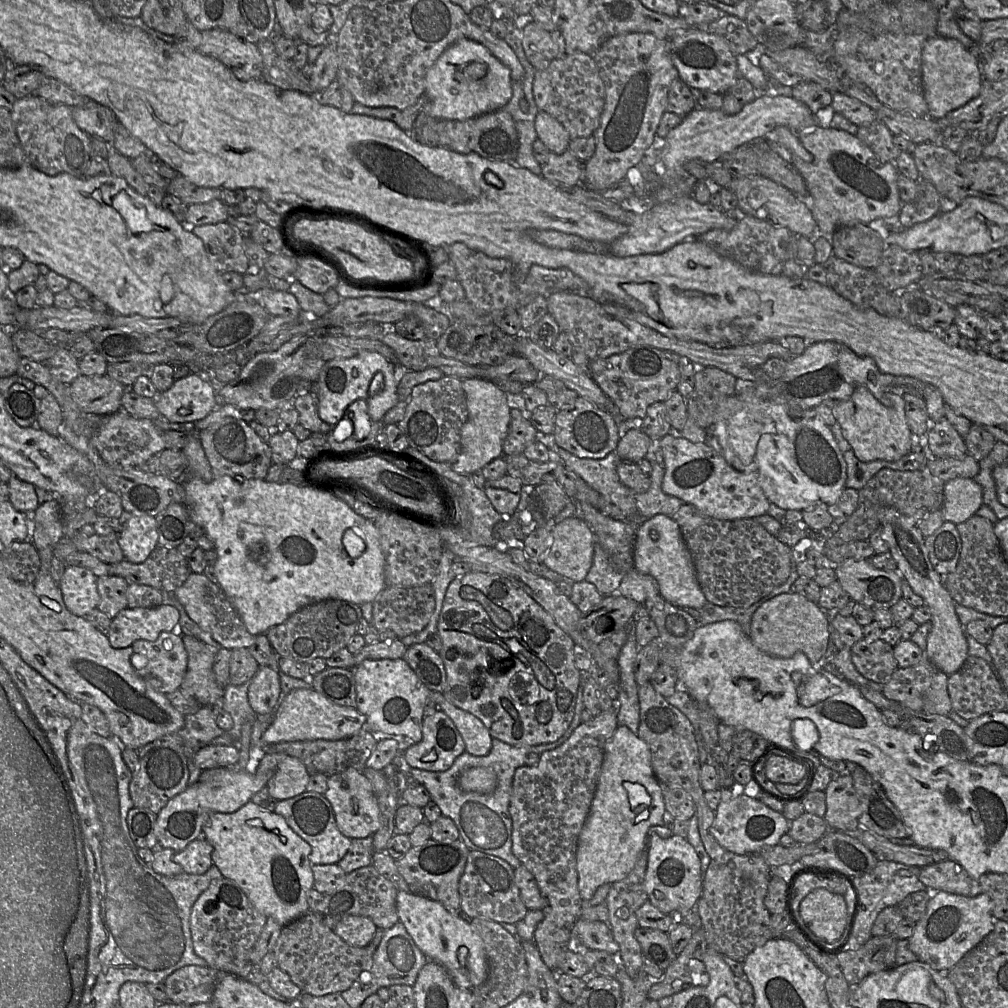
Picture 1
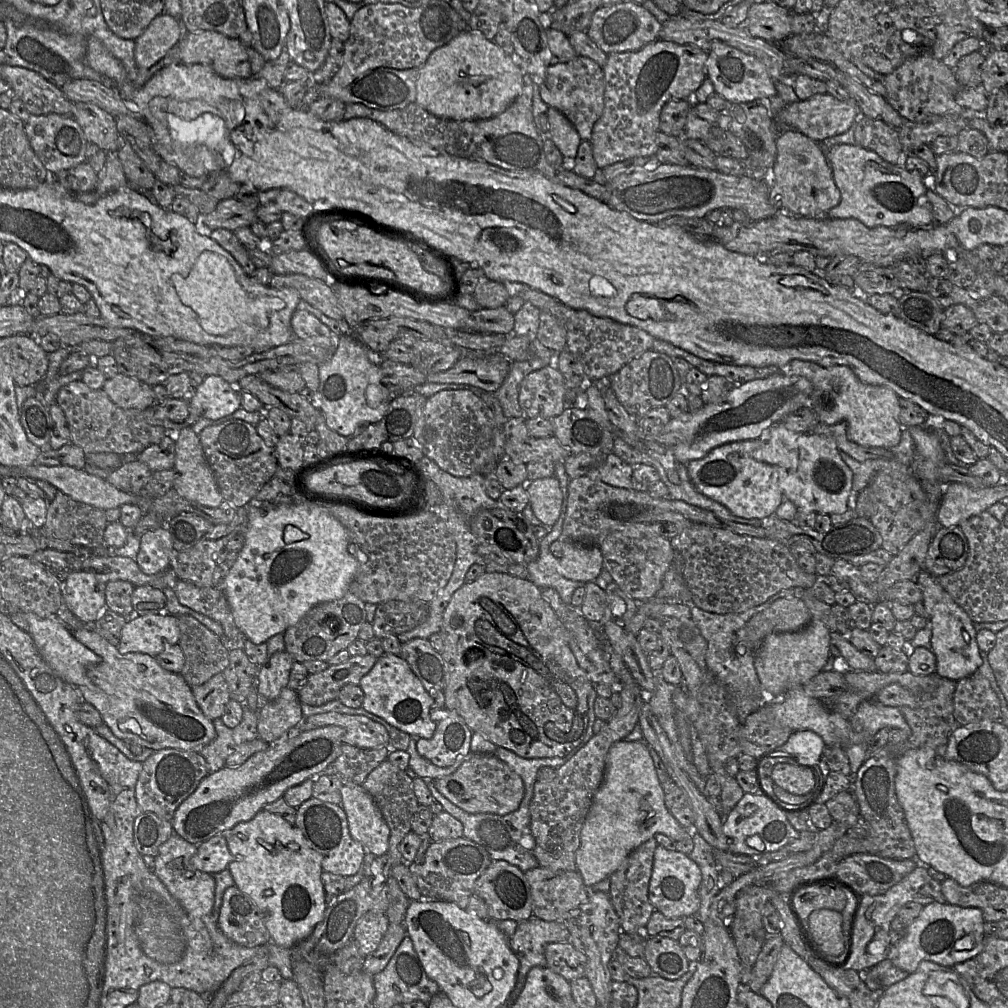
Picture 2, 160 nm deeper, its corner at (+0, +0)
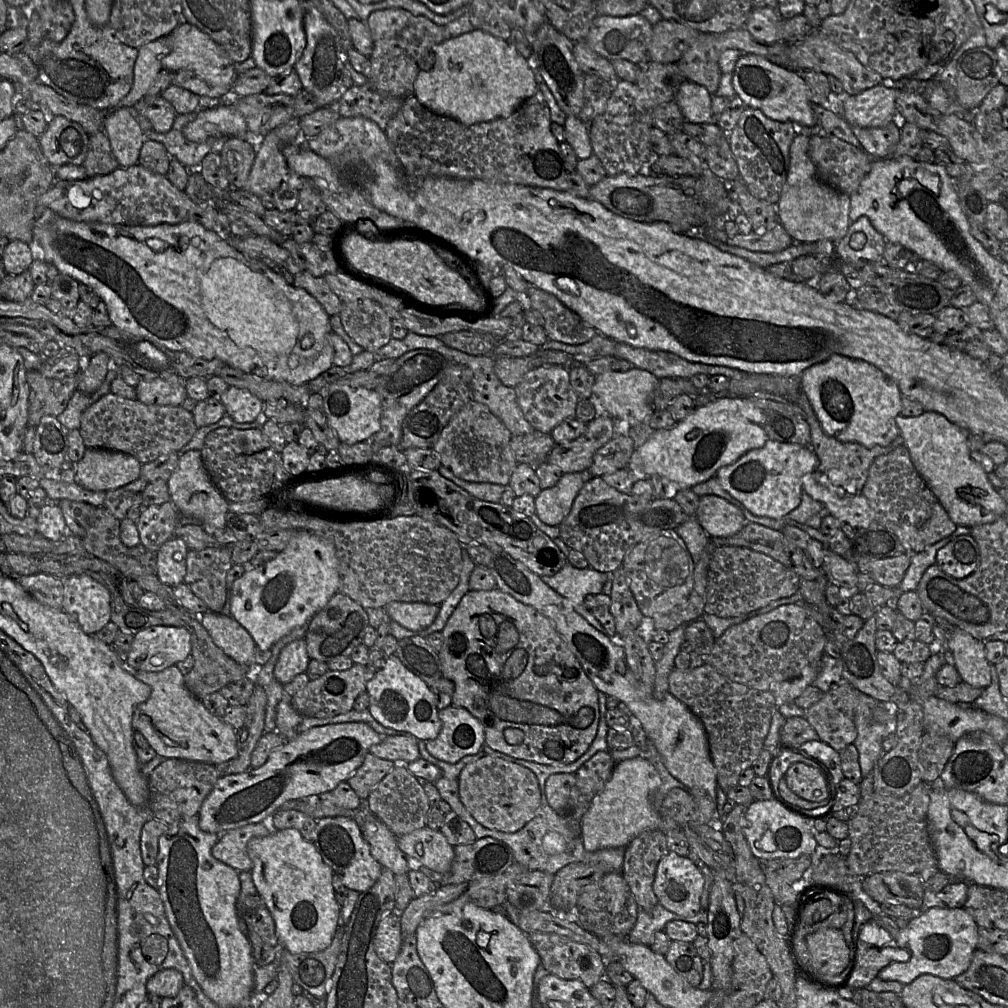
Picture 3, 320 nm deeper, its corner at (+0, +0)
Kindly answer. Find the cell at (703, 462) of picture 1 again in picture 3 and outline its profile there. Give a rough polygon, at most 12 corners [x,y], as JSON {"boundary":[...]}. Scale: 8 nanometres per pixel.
{"boundary":[[768,439],[715,478],[752,514],[801,503],[810,446]]}

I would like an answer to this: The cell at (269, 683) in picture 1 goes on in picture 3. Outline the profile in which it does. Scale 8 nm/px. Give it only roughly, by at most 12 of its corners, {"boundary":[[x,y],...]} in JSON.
{"boundary":[[304,639],[280,652],[274,677],[282,685],[305,673],[310,661]]}

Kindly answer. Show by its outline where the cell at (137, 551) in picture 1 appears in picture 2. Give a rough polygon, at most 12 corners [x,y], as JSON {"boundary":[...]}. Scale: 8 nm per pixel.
{"boundary":[[164,527],[139,537],[135,561],[145,574],[173,568],[176,554]]}

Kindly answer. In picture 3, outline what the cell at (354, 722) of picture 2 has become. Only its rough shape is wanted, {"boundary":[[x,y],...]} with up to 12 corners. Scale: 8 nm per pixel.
{"boundary":[[383,736],[369,753],[395,763],[421,758],[418,739]]}

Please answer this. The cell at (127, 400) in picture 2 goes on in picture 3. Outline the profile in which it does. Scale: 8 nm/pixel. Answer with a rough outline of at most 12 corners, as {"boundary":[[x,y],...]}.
{"boundary":[[177,375],[142,379],[136,399],[146,405],[180,406],[187,399]]}

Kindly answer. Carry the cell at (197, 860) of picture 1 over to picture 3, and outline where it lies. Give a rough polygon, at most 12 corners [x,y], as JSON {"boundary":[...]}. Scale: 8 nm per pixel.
{"boundary":[[270,821],[222,834],[212,856],[238,872],[250,872],[247,845],[275,829]]}

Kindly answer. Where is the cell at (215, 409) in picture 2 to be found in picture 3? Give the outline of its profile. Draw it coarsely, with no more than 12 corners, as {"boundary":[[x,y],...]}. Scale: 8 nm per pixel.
{"boundary":[[229,386],[220,397],[226,415],[255,421],[264,402],[248,389]]}

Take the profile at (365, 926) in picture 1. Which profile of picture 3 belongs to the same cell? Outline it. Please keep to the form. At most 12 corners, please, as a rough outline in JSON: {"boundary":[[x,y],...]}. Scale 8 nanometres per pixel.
{"boundary":[[390,912],[378,924],[375,951],[391,965],[402,943],[399,915]]}

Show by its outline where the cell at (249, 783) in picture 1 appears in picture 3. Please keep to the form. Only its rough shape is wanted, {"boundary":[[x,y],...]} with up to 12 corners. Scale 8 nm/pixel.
{"boundary":[[362,722],[297,733],[220,777],[198,826],[270,821],[346,781],[383,736]]}

